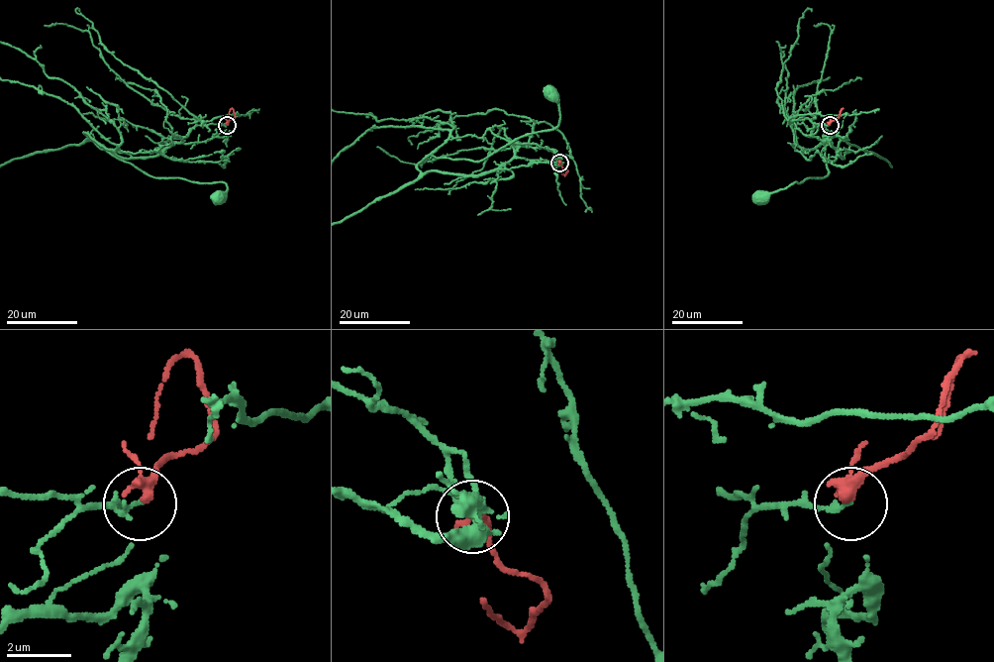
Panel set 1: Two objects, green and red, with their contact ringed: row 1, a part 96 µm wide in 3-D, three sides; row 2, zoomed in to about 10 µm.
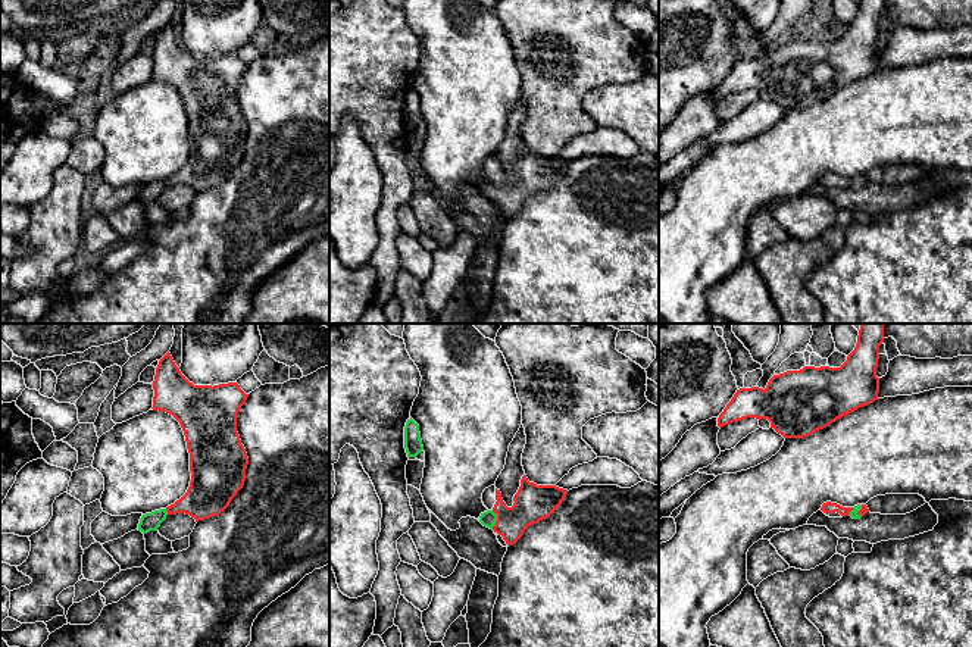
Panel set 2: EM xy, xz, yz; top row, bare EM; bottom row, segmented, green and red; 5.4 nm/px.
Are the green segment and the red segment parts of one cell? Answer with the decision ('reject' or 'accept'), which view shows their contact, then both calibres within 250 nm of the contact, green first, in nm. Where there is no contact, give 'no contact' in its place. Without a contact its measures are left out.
accept | xz | 90/200 nm

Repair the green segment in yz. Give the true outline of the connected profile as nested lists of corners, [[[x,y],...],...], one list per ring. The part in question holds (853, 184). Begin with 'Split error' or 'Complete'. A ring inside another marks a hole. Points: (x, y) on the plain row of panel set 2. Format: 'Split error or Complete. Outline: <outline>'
Split error. Outline: [[[826,172],[822,175],[821,181],[823,184],[840,184],[841,187],[851,187],[853,190],[860,190],[862,187],[865,187],[869,179],[866,175],[857,175],[854,178],[843,178],[837,174],[831,174],[831,172]]]

